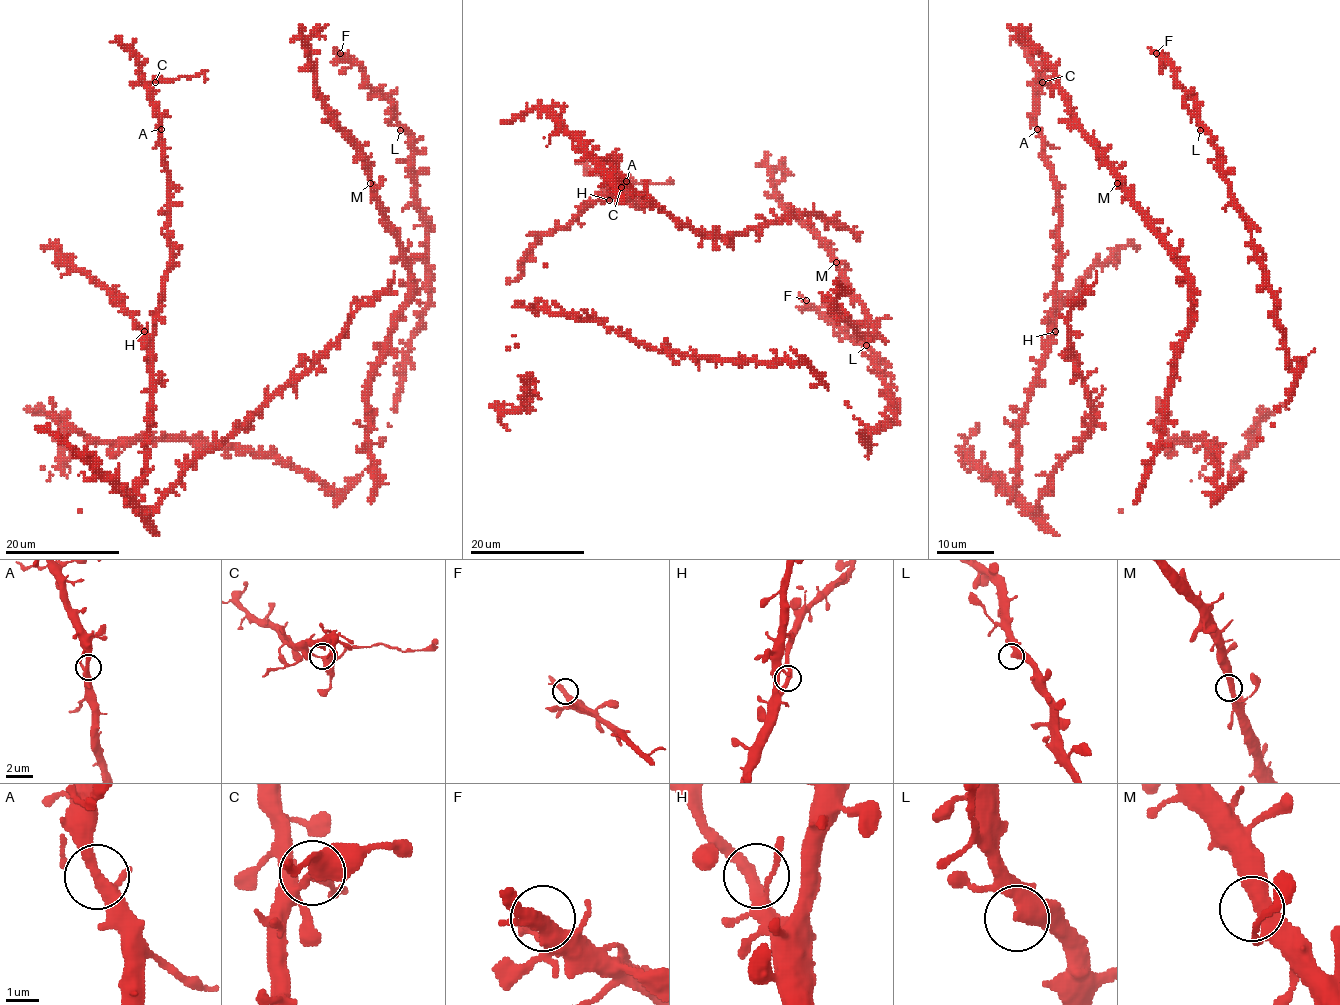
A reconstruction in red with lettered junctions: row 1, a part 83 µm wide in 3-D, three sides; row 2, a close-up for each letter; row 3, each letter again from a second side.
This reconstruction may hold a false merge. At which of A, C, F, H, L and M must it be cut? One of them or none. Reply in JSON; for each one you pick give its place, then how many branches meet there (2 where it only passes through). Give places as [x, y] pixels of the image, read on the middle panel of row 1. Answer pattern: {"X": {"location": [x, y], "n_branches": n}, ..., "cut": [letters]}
{"C": {"location": [621, 187], "n_branches": 3}, "cut": ["C"]}

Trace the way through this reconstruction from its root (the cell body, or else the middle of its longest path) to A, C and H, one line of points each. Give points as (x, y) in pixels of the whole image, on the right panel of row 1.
A: (1091, 427), (1054, 471), (1034, 511), (1015, 490), (1020, 418), (1047, 347), (1060, 262), (1055, 176), (1037, 129)
C: (1091, 427), (1034, 511), (1015, 490), (1020, 418), (1047, 347), (1060, 262), (1055, 176), (1035, 123), (1042, 81)
H: (1091, 427), (1054, 471), (1053, 484), (1040, 497), (1034, 511), (1015, 490), (1020, 418), (1038, 361), (1055, 331)

